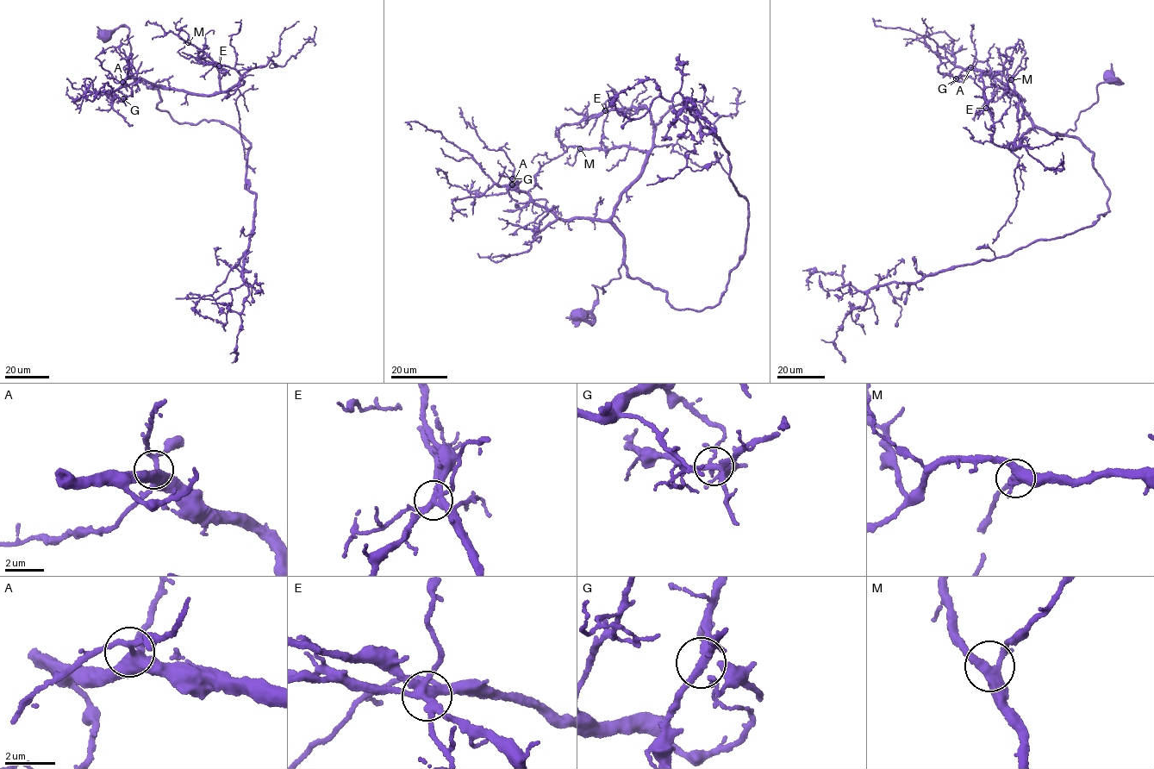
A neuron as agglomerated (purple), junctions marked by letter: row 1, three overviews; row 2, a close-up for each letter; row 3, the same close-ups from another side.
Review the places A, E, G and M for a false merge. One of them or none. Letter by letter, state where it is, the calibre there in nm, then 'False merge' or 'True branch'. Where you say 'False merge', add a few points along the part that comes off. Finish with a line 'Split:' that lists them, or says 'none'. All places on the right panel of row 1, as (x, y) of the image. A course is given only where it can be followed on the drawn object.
A: Place: (970, 67). Thickness 420 nm. True branch
E: Place: (986, 108). Thickness 360 nm. False merge. Course of the part to remove: (985, 108), (982, 71)
G: Place: (956, 78). Thickness 280 nm. True branch
M: Place: (1011, 79). Thickness 360 nm. True branch
Split: E

